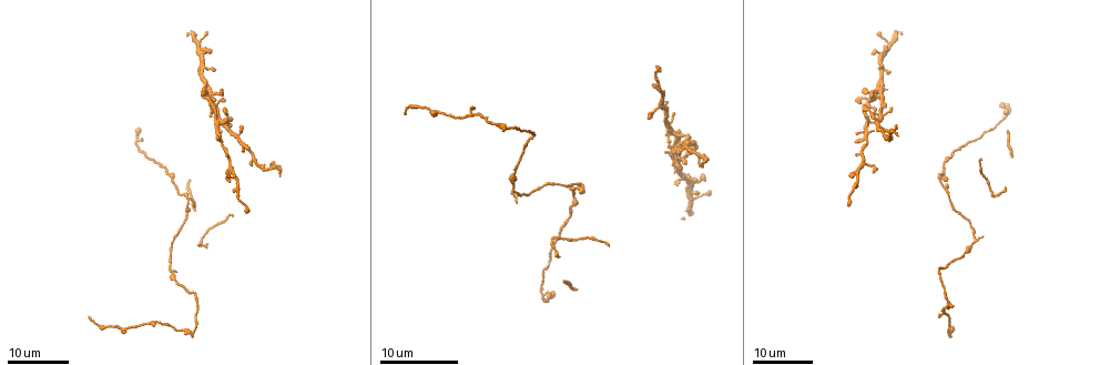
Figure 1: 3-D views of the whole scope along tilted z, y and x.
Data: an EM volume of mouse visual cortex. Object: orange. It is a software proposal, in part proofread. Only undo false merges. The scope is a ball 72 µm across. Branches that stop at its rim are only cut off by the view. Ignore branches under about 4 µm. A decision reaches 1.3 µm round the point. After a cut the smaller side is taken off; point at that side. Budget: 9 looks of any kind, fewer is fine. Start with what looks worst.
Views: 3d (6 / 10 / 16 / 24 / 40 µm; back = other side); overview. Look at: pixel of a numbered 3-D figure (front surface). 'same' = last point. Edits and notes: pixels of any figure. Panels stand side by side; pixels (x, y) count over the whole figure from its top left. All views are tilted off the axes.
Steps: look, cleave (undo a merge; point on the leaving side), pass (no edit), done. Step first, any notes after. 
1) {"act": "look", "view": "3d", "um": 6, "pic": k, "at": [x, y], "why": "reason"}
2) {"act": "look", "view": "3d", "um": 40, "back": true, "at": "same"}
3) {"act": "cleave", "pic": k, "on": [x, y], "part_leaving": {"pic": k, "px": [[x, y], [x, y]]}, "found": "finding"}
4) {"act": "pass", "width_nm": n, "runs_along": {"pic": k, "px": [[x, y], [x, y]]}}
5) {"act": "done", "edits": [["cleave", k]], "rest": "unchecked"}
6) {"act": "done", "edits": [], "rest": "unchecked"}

{"act": "look", "view": "3d", "um": 24, "pic": 1, "at": [880, 112], "why": "looks like a crossing"}

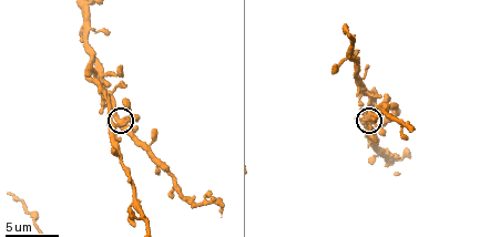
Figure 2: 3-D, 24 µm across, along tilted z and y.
{"act": "look", "view": "3d", "um": 10, "at": "same"}

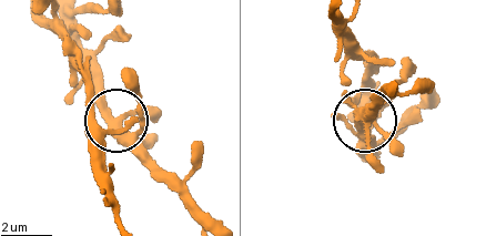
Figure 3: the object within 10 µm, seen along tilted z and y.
{"act": "pass", "found": "one neuron here"}

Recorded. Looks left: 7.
{"act": "look", "view": "3d", "um": 10, "pic": 2, "at": [175, 188], "why": "three-way junction"}

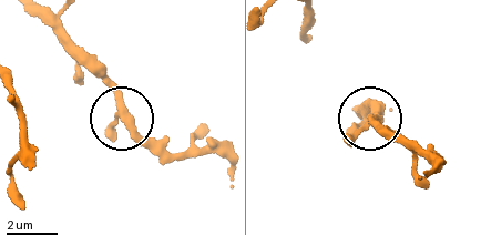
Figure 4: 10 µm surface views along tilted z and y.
{"act": "pass", "width_nm": 260, "runs_along": {"pic": 4, "px": [[36, 13], [110, 90], [123, 116], [170, 156]]}, "found": "one neuron here"}

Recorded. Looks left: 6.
{"act": "look", "view": "3d", "um": 16, "pic": 2, "at": [352, 57], "why": "three arms meet"}

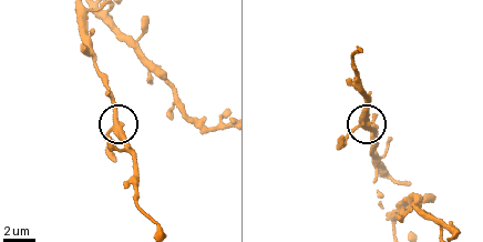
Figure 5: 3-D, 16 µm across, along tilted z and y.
{"act": "look", "view": "3d", "um": 16, "back": true, "pic": 5, "at": [113, 122]}

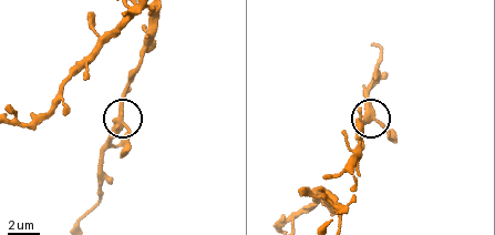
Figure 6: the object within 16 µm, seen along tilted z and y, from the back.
{"act": "pass", "arms": 3, "found": "continuous, no second neuron"}

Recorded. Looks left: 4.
{"act": "look", "view": "3d", "um": 24, "pic": 1, "at": [188, 199], "why": "three-way junction"}

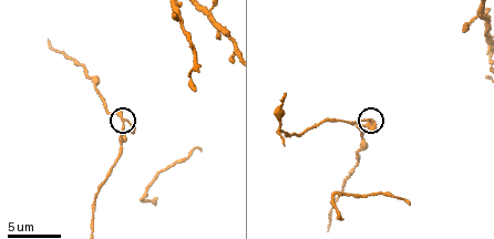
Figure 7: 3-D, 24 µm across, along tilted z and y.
{"act": "look", "view": "3d", "um": 6, "pic": 7, "at": [123, 119]}

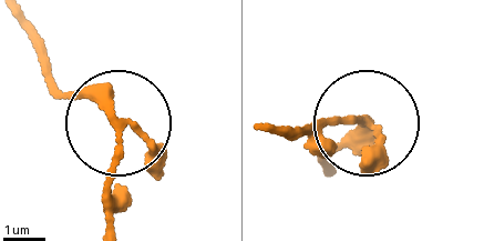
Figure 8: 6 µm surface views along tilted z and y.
{"act": "pass", "width_nm": 180, "found": "continuous, no second neuron"}

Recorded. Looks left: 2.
{"act": "done", "edits": [], "rest": "unchecked"}

